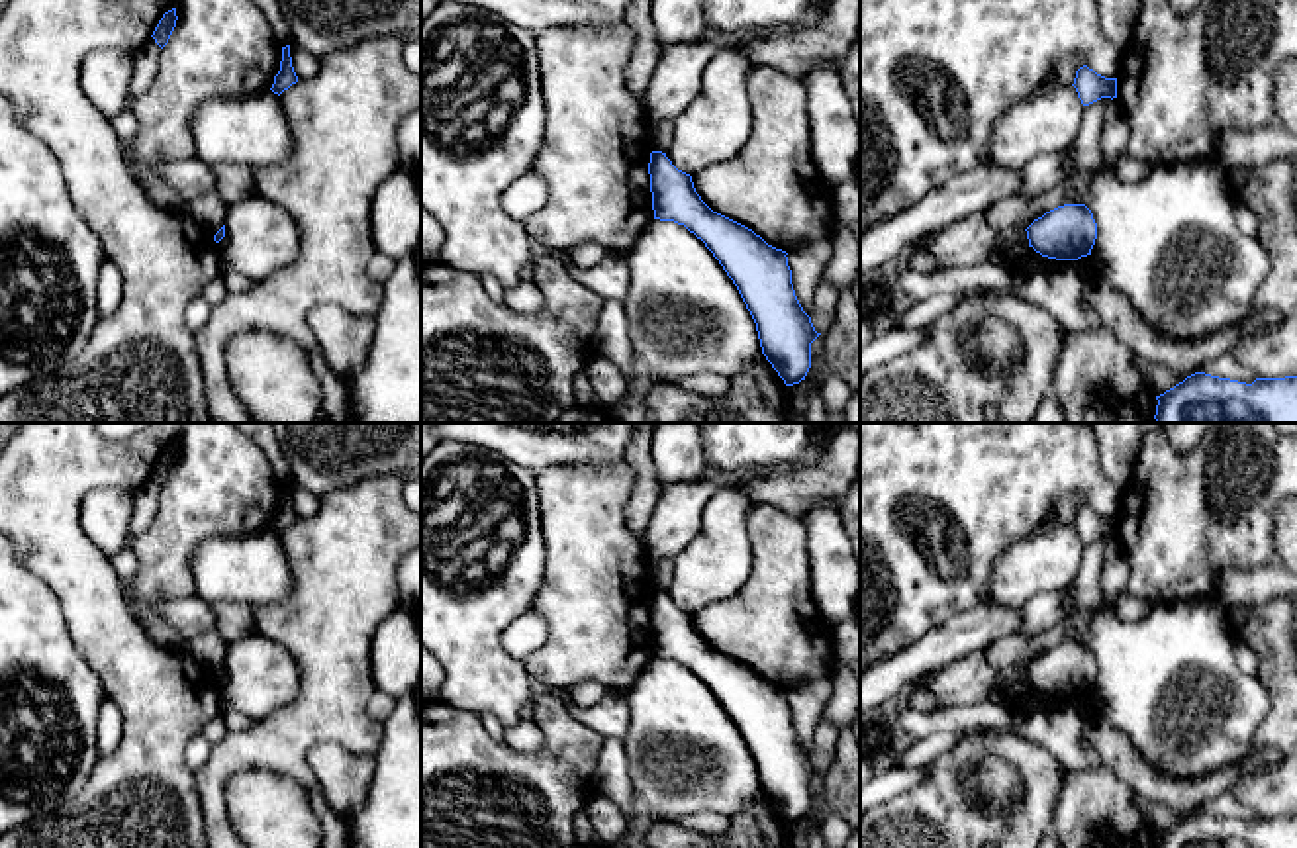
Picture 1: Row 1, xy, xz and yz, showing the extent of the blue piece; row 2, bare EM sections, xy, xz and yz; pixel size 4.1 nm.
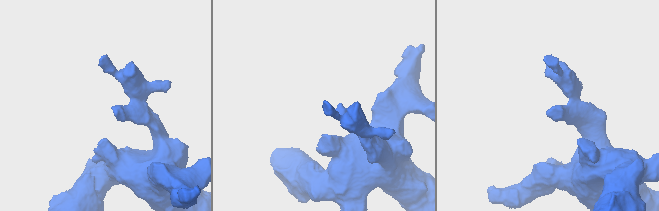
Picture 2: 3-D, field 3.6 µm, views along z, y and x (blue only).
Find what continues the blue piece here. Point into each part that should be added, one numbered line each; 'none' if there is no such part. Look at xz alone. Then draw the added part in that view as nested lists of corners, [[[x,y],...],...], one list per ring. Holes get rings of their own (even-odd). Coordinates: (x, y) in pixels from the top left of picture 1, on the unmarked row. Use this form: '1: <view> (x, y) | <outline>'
none

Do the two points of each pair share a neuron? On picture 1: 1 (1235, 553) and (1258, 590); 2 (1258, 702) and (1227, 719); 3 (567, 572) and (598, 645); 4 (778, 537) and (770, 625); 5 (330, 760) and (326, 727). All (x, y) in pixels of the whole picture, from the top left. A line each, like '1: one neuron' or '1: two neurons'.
1: two neurons
2: one neuron
3: one neuron
4: one neuron
5: two neurons

